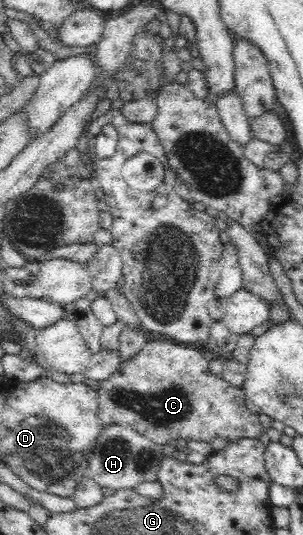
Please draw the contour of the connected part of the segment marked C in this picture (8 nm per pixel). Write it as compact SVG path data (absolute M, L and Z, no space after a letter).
M164 339L146 341L136 355L121 361L108 379L98 383L95 391L98 398L97 417L101 426L106 428L113 424L124 424L160 447L179 439L211 443L214 438L219 437L228 444L238 439L258 440L265 429L259 423L259 417L246 408L243 389L228 384L222 375L215 375L208 364L209 361L195 348Z

